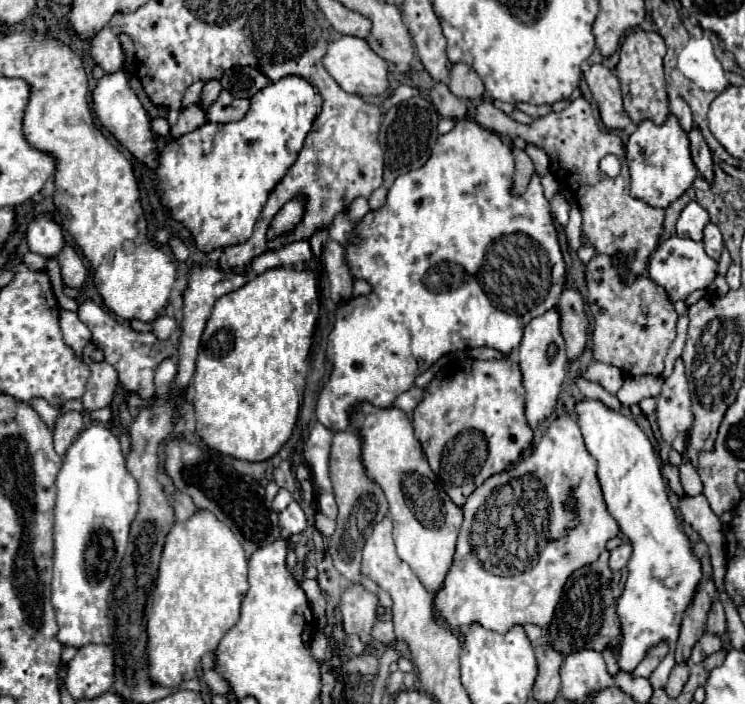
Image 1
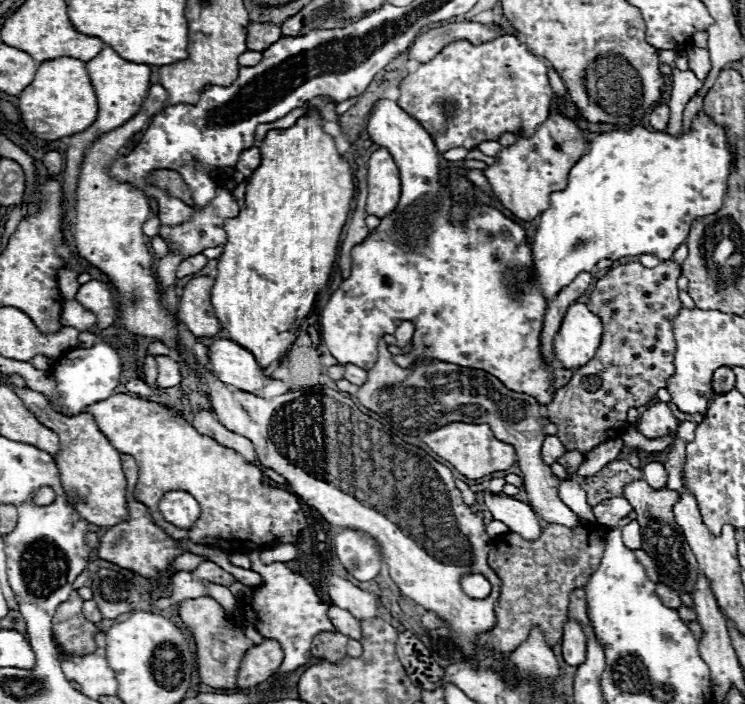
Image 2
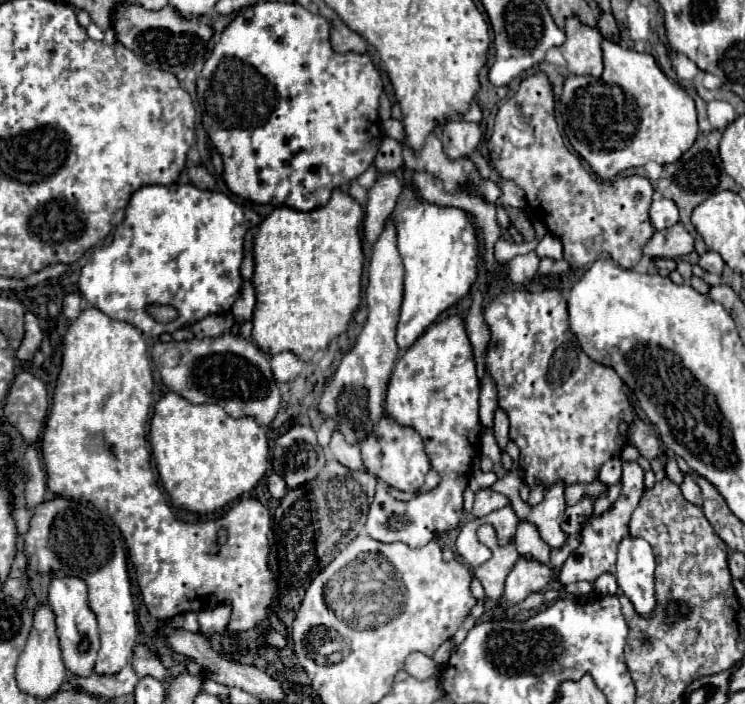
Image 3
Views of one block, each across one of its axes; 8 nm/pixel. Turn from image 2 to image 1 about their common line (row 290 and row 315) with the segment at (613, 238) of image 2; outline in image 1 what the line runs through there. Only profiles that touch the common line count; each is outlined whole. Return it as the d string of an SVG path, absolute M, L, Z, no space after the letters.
M556 308L548 310L546 314L534 318L530 324L524 328L524 338L522 338L522 354L518 348L518 364L522 372L522 386L526 390L526 404L524 404L524 414L528 418L528 426L536 428L542 420L546 420L558 402L558 394L566 376L566 346L564 338L560 334L560 314Z

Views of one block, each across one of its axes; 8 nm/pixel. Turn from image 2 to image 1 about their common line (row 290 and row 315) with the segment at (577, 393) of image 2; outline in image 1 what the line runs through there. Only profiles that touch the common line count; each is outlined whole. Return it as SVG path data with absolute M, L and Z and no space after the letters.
M594 254L586 264L586 288L588 308L594 316L592 358L620 368L626 376L660 376L666 352L676 338L678 322L674 304L666 292L644 274L638 274L636 280L628 284L628 272L620 270L620 254Z

